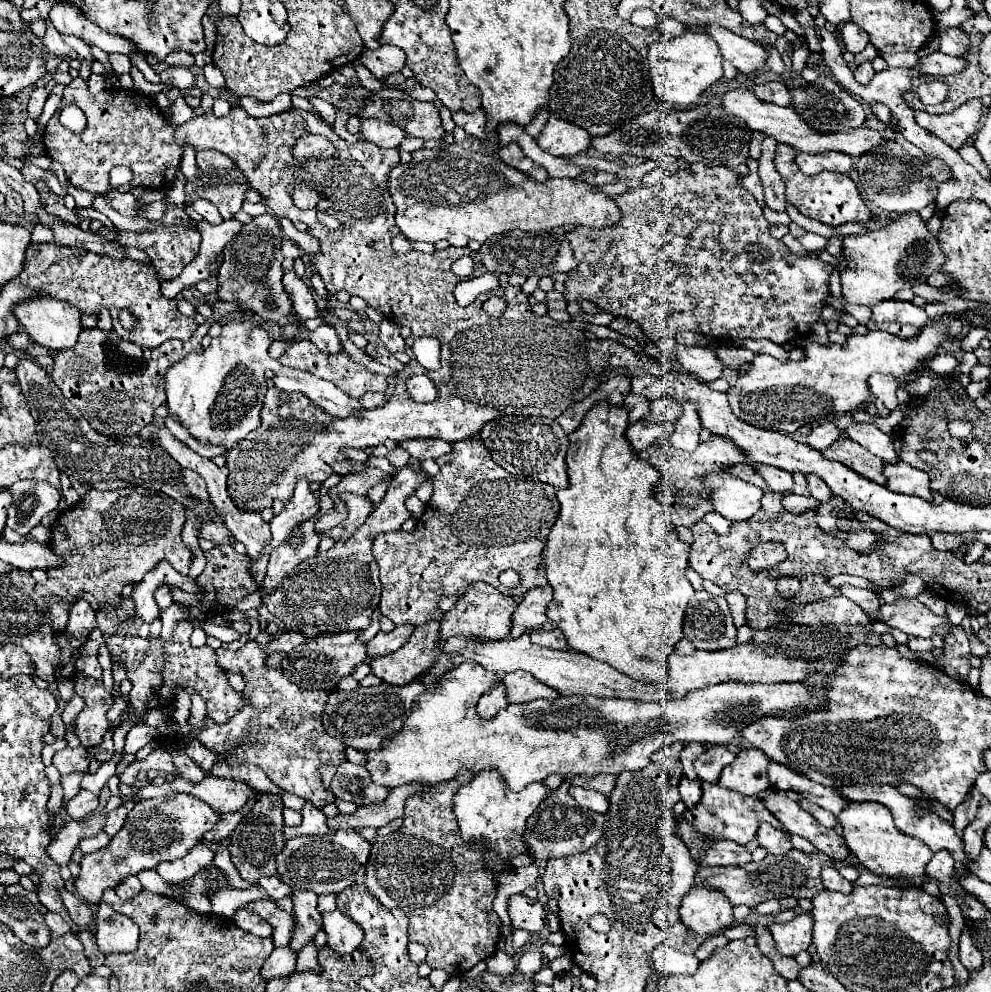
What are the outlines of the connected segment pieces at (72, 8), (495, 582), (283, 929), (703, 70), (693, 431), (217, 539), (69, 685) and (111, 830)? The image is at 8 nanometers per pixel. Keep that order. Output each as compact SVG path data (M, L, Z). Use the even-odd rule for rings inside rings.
M60 2L60 4L52 6L52 10L50 10L50 20L52 20L52 24L58 28L58 32L78 36L78 38L82 38L84 42L94 44L94 46L102 48L102 50L108 52L108 54L112 54L112 52L126 54L126 56L138 54L136 44L134 44L132 40L104 32L102 28L98 28L96 24L92 24L92 22L84 16L84 12L82 12L76 4L72 4L72 2Z
M470 436L468 440L458 440L452 444L452 452L436 458L440 466L440 474L434 476L434 494L426 504L424 516L416 522L414 532L396 530L390 534L380 534L374 540L374 556L380 566L382 580L382 600L380 610L388 616L396 626L402 624L426 624L430 620L442 620L442 612L438 612L438 602L444 596L464 596L468 586L482 580L504 594L524 596L530 588L546 584L546 568L542 560L542 550L546 546L546 536L552 524L558 518L558 500L556 488L532 480L532 476L512 476L512 472L500 468L490 454L486 452L482 440L478 436ZM504 570L516 570L522 578L518 588L506 588L500 584L498 576Z
M256 900L250 902L248 908L252 908L258 916L262 916L272 928L274 928L274 946L288 946L292 940L292 932L296 928L296 918L294 914L282 910L276 902L272 900Z
M686 32L672 40L652 44L648 48L648 62L656 96L680 108L694 104L710 84L722 78L722 56L716 42L704 32Z
M684 402L682 408L684 408L684 414L676 422L676 430L672 432L672 436L666 436L664 440L660 440L660 444L664 444L664 446L670 444L670 446L690 452L692 448L698 446L698 436L700 436L702 424L700 424L700 416L696 412L694 402Z
M210 522L206 526L202 526L198 530L198 538L206 538L206 540L212 540L214 544L228 544L228 546L234 546L236 544L236 538L232 538L230 530L222 524L222 522Z
M72 678L58 680L58 692L60 692L62 700L66 700L66 702L68 702L68 700L76 694L76 690L74 690L74 680L72 680Z
M120 806L120 808L112 810L112 812L110 812L110 816L108 816L108 820L106 820L104 832L106 832L108 836L114 836L114 834L122 828L124 820L126 820L126 808L124 808L124 806Z

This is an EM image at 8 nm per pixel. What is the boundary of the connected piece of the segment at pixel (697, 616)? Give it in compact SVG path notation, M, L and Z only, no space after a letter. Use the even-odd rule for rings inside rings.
M696 592L684 614L684 636L698 650L720 650L736 644L736 626L724 598Z

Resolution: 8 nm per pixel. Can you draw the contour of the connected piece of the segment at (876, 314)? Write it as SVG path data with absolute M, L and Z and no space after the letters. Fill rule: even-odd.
M884 300L872 308L868 330L884 330L900 338L912 338L928 322L924 308L902 300Z

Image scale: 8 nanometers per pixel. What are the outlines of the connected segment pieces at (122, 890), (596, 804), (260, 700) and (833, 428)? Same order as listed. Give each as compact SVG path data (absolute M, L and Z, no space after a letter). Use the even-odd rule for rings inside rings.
M128 876L128 878L124 878L114 890L116 890L116 894L118 894L122 900L130 900L132 896L136 896L136 894L142 890L142 884L140 884L138 876Z
M570 786L570 796L574 800L578 800L578 804L584 806L584 808L590 808L590 810L600 812L600 814L606 814L608 812L610 800L608 800L608 796L604 796L600 792L586 790L586 788L580 788L580 786Z
M248 640L236 652L218 648L216 656L220 670L236 672L244 678L244 696L248 696L250 704L246 704L242 712L226 724L214 722L210 716L204 716L202 728L196 728L190 722L184 726L174 724L174 730L170 734L158 736L158 744L168 746L176 742L178 736L188 736L204 744L216 756L216 762L256 764L276 786L312 802L320 810L326 804L334 802L336 798L334 794L330 794L330 790L326 790L320 774L320 766L340 766L346 762L346 746L340 740L332 738L322 724L324 708L332 690L300 688L298 684L288 680L280 668L266 664L268 654L256 640Z
M824 422L812 430L812 434L808 436L808 444L822 452L826 446L834 444L840 436L844 436L844 432L834 422Z

